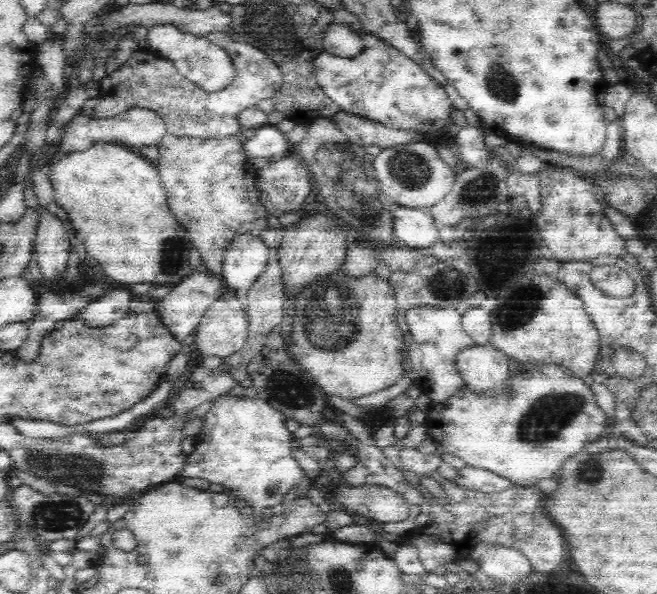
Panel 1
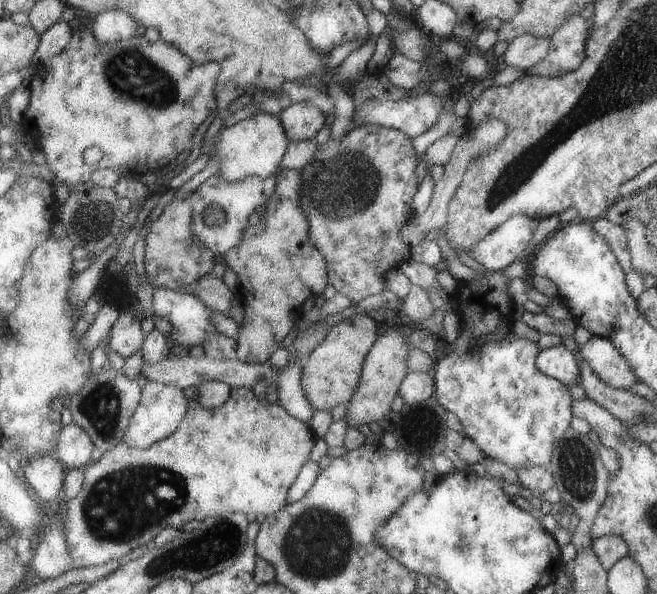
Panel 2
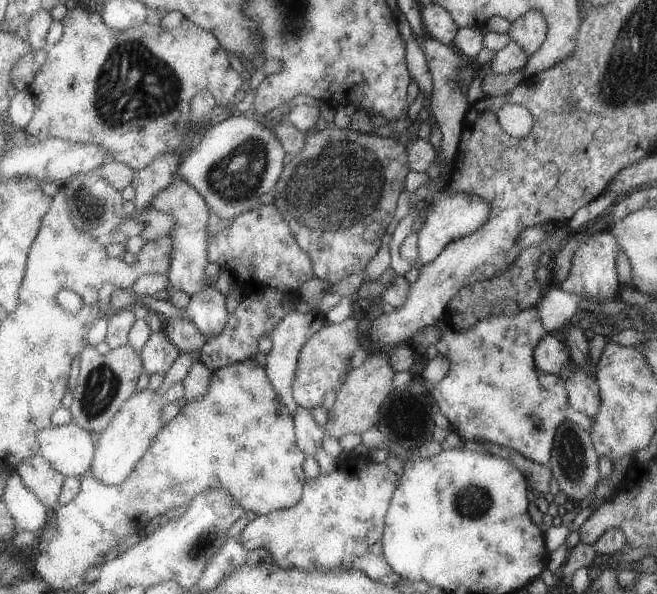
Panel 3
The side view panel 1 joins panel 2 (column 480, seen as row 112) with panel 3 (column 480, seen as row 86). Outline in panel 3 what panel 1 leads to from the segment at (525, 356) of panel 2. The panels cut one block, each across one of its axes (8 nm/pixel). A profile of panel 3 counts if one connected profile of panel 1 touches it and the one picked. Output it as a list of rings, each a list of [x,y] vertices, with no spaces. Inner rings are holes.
[[[526,308],[517,315],[490,315],[465,331],[456,330],[446,322],[444,328],[435,346],[439,355],[449,361],[449,371],[433,386],[431,396],[436,400],[440,412],[448,418],[451,430],[458,433],[462,440],[506,447],[546,465],[558,426],[567,418],[570,406],[565,380],[559,374],[541,371],[534,362],[535,346],[547,333],[537,310]]]

